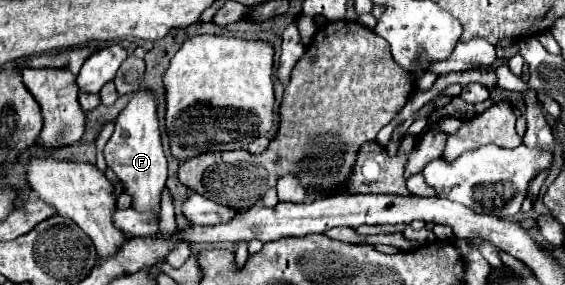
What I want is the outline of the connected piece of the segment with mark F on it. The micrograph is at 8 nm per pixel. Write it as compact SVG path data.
M140 91L132 97L128 107L120 113L114 125L114 133L104 147L106 165L120 179L124 193L132 197L132 209L140 213L158 213L160 197L168 177L166 157L160 143L160 129L156 117L156 103L152 91Z

